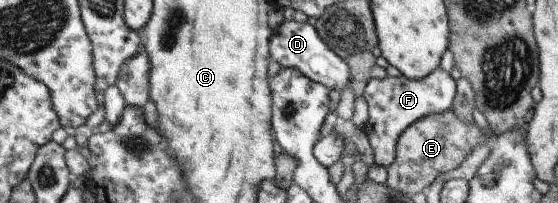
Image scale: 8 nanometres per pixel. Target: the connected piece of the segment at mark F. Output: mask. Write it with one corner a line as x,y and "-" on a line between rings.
441,68
428,74
422,80
412,80
404,75
387,76
384,79
370,79
363,94
368,104
369,117
364,125
373,149
374,162
387,169
396,162
396,149
400,135
421,118
446,112
452,108
456,98
456,80

